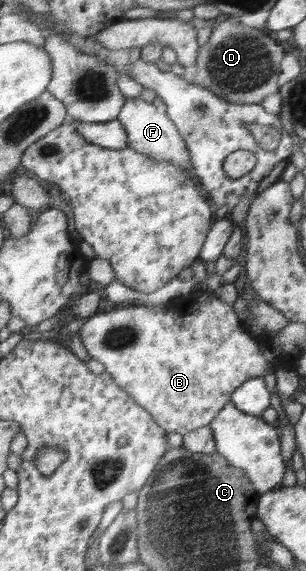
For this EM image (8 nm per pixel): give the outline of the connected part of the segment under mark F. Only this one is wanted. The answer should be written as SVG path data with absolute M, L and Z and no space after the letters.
M141 97L129 98L121 109L120 116L116 117L116 119L121 122L127 132L127 148L131 148L131 150L139 154L147 154L157 163L170 161L176 167L190 173L192 157L189 155L186 141L163 109L156 108L152 102L147 102Z

